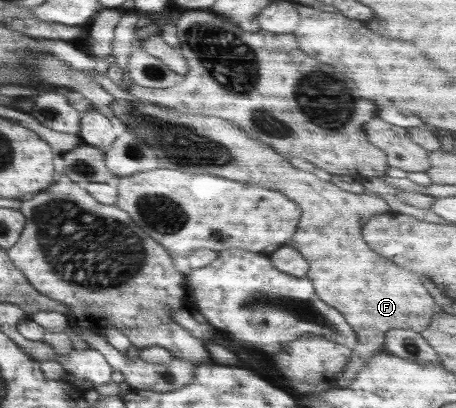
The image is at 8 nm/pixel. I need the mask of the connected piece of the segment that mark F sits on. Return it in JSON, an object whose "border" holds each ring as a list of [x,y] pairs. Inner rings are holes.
{"border":[[[113,100],[110,104],[113,114],[124,123],[123,129],[132,129],[134,136],[140,136],[146,146],[150,146],[160,159],[170,159],[174,165],[189,167],[189,173],[208,174],[207,171],[224,171],[228,167],[228,175],[236,171],[236,181],[248,181],[248,183],[278,190],[296,202],[302,210],[298,231],[294,237],[288,241],[290,247],[296,247],[296,251],[310,261],[310,271],[305,277],[310,277],[314,283],[316,296],[324,303],[338,309],[344,319],[352,327],[353,333],[357,336],[358,345],[354,349],[354,357],[350,359],[346,367],[335,375],[334,381],[330,382],[329,389],[344,389],[348,383],[356,379],[359,371],[364,369],[372,353],[376,350],[384,349],[385,335],[392,329],[406,329],[416,333],[425,331],[431,322],[431,317],[438,312],[438,306],[426,290],[424,285],[420,285],[418,275],[396,267],[392,261],[380,257],[374,253],[372,248],[364,241],[361,234],[361,227],[364,221],[376,214],[390,211],[388,204],[379,196],[356,194],[346,192],[330,181],[320,180],[312,172],[305,172],[294,168],[288,157],[278,153],[273,147],[266,147],[267,143],[258,143],[246,137],[238,127],[234,127],[228,121],[222,121],[218,117],[194,117],[194,115],[184,115],[178,110],[170,107],[160,107],[159,104],[152,105],[143,100]]]}

